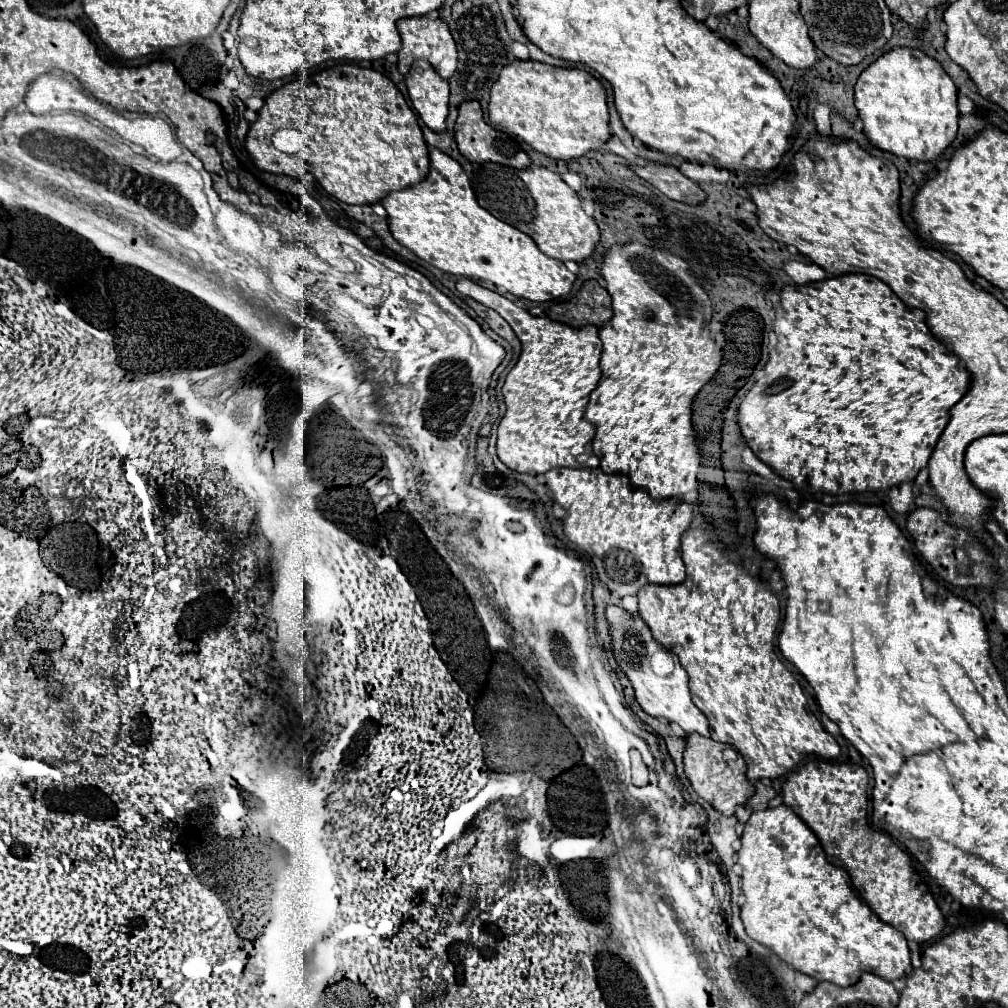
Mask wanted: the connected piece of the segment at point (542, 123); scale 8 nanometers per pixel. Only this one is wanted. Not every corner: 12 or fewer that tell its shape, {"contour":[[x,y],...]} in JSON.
{"contour":[[516,60],[488,118],[572,160],[610,138],[606,92],[580,68]]}

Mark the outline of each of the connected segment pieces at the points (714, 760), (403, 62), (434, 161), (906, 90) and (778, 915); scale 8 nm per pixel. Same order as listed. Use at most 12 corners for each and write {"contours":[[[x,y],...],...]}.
{"contours":[[[684,738],[684,772],[700,798],[726,816],[754,794],[746,762],[726,746]],[[426,16],[398,20],[398,70],[426,60],[440,78],[456,70],[448,24]],[[430,148],[382,200],[392,236],[448,274],[546,302],[576,276],[488,214]],[[912,48],[856,82],[868,140],[934,160],[956,138],[958,88]],[[788,808],[754,810],[746,934],[850,986],[906,976],[904,934]]]}

